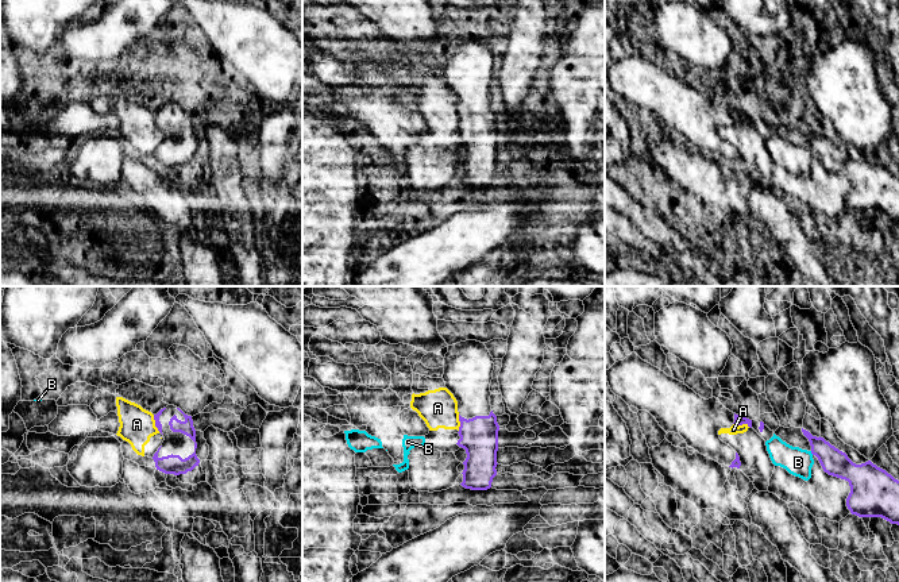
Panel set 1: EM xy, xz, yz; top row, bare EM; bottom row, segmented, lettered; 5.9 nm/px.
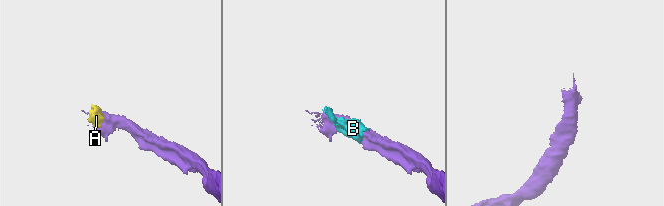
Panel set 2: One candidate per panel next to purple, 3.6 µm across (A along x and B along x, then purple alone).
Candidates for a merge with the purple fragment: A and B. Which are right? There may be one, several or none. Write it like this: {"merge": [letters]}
{"merge": []}

